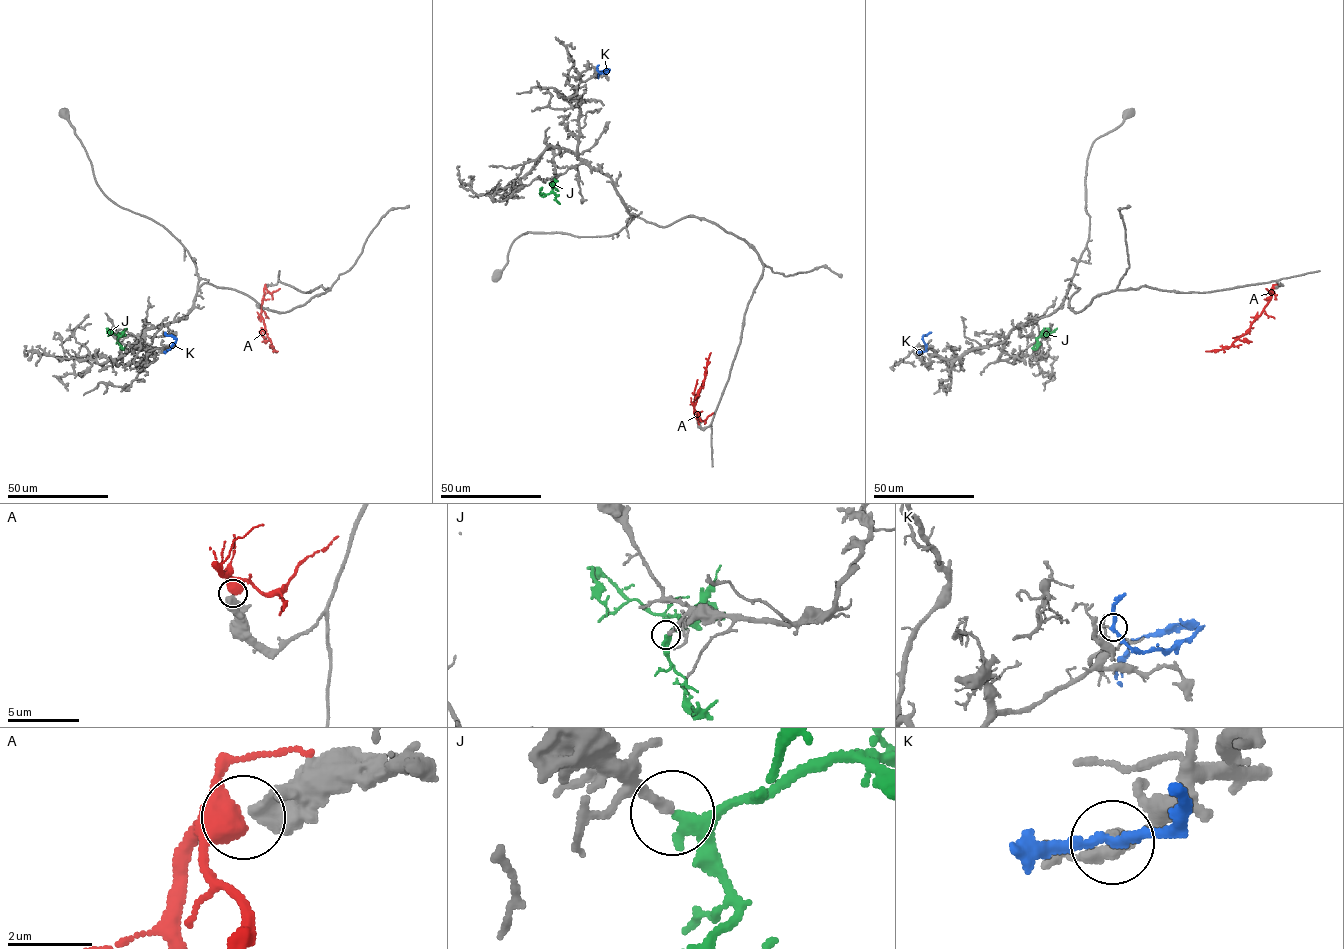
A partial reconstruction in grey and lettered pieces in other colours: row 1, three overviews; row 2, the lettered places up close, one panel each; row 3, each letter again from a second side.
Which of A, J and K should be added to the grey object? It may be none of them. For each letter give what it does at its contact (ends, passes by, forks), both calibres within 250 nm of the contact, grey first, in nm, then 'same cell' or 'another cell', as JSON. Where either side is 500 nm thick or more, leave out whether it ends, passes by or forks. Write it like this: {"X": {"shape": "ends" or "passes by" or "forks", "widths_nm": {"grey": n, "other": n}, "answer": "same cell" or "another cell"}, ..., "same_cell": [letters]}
{"A": {"widths_nm": {"grey": 550, "other": 440}, "answer": "another cell"}, "J": {"shape": "passes by", "widths_nm": {"grey": 240, "other": 280}, "answer": "same cell"}, "K": {"shape": "passes by", "widths_nm": {"grey": 130, "other": 220}, "answer": "another cell"}, "same_cell": ["J"]}

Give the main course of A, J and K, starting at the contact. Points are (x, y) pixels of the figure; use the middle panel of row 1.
A: (698, 421), (694, 405), (710, 352)
J: (550, 182), (552, 191), (543, 196), (540, 194), (542, 187)
K: (597, 69), (601, 73), (609, 70), (600, 71), (598, 78)

